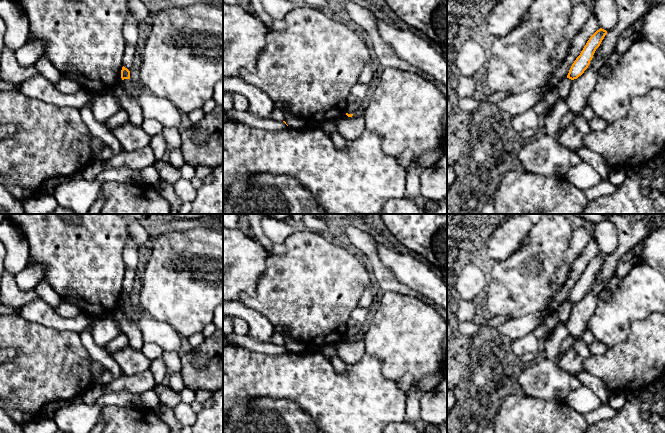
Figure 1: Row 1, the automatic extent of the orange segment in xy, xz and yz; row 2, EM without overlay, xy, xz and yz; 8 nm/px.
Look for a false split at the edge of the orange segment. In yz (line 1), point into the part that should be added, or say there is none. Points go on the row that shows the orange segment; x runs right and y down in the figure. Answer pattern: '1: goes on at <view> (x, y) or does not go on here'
1: does not go on here

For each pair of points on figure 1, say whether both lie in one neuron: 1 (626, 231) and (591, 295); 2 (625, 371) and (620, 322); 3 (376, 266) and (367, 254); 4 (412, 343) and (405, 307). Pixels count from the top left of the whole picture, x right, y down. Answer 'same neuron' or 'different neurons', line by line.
1: same neuron
2: different neurons
3: same neuron
4: same neuron

